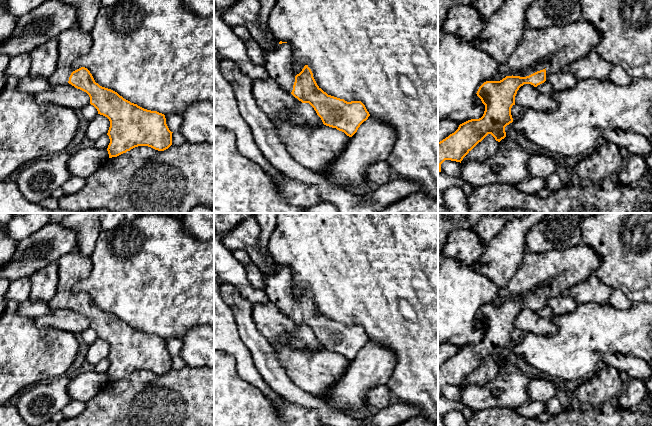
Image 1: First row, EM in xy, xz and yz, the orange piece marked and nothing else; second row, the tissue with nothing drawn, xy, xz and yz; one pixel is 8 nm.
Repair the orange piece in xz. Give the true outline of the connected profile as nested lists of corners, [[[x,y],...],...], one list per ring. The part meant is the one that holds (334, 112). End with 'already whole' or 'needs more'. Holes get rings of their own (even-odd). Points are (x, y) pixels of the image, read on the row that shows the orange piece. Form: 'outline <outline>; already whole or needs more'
outline [[[308,65],[295,76],[291,94],[302,103],[309,103],[324,125],[352,137],[370,116],[361,101],[347,102],[324,92],[316,83]]]; already whole

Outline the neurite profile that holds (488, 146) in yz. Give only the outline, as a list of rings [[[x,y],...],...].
[[[488,134],[481,142],[479,142],[461,162],[480,161],[494,155],[500,149],[500,144],[495,138]]]

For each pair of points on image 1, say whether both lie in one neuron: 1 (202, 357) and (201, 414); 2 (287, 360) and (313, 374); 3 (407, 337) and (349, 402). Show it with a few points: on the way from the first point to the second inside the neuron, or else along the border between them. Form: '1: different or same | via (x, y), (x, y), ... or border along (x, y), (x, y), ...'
1: different | border along (186, 365), (203, 367)
2: same | via (293, 361), (307, 369)
3: different | border along (373, 340), (388, 347), (395, 357), (390, 376)

